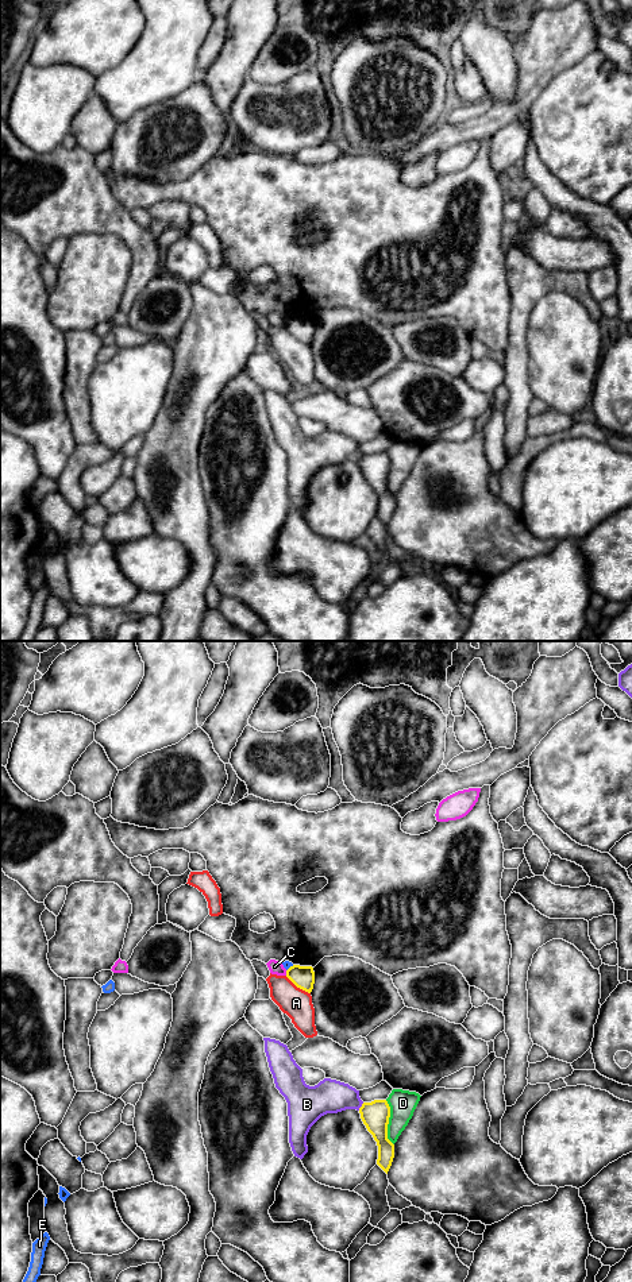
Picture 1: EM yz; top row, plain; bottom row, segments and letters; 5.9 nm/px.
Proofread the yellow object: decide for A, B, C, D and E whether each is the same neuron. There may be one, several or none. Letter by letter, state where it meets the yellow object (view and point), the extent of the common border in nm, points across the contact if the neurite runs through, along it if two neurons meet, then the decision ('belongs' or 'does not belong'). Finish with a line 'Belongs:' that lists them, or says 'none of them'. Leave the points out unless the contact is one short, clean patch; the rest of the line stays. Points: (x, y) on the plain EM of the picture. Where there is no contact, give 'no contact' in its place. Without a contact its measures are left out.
A: meets yellow in yz at (297, 339); contact 190 nm long; does not belong
B: meets yellow in yz at (361, 459); contact 60 nm long; does not belong
C: meets yellow in yz at (286, 325); contact 30 nm long; does not belong
D: meets yellow in yz at (388, 475); contact 280 nm long; does not belong
E: meets yellow in yz at (289, 320); contact 60 nm long; border along yz (293, 317), (286, 323); does not belong
Belongs: none of them

